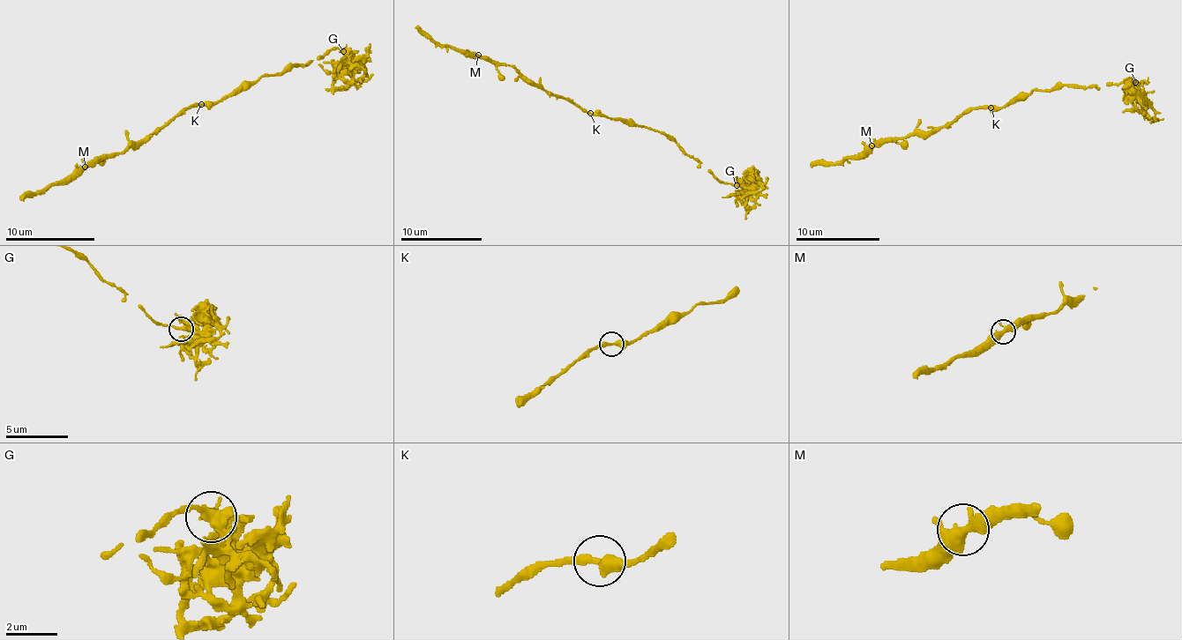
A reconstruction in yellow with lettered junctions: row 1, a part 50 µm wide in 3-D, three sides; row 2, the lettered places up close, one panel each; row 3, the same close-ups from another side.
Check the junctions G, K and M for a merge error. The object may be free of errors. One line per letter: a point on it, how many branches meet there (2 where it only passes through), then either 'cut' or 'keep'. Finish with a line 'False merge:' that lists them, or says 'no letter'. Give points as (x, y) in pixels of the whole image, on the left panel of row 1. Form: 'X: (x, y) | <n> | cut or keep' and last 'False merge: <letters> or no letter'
G: (343, 51) | 2 | cut
K: (201, 104) | 2 | keep
M: (85, 167) | 2 | keep
False merge: G

